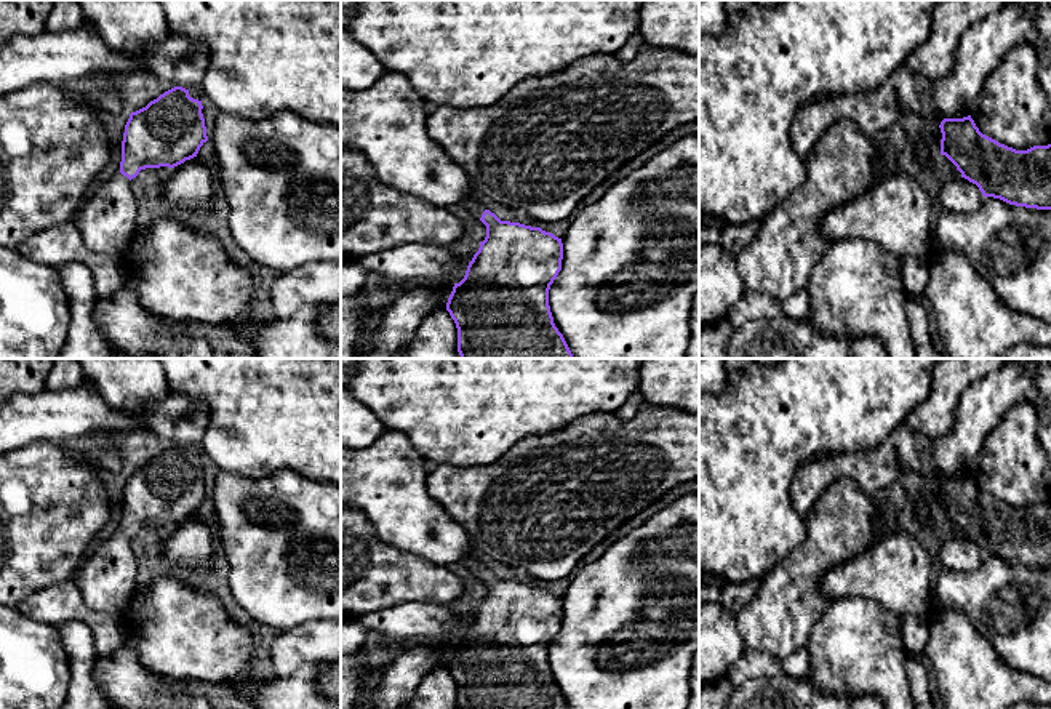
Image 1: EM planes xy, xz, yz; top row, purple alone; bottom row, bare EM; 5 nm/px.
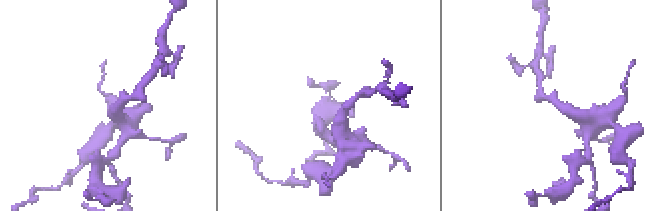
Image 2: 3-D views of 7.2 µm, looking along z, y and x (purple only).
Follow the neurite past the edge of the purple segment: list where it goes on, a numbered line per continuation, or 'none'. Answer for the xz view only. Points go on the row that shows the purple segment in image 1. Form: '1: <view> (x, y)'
1: xz (475, 207)

